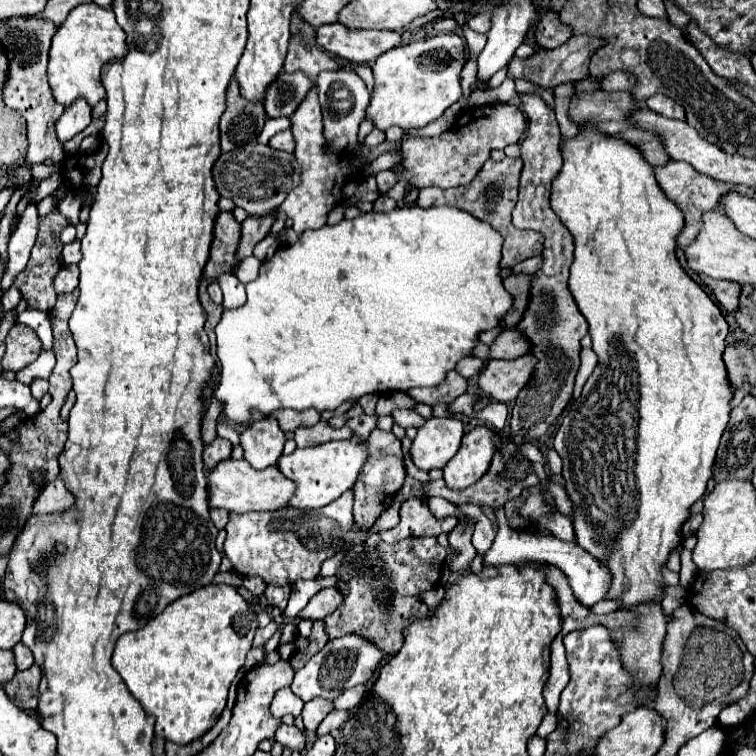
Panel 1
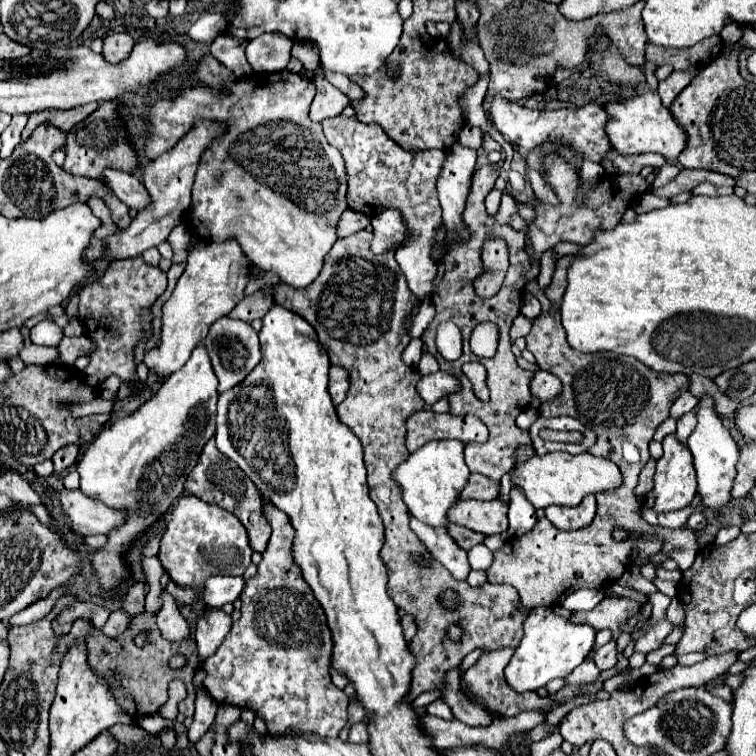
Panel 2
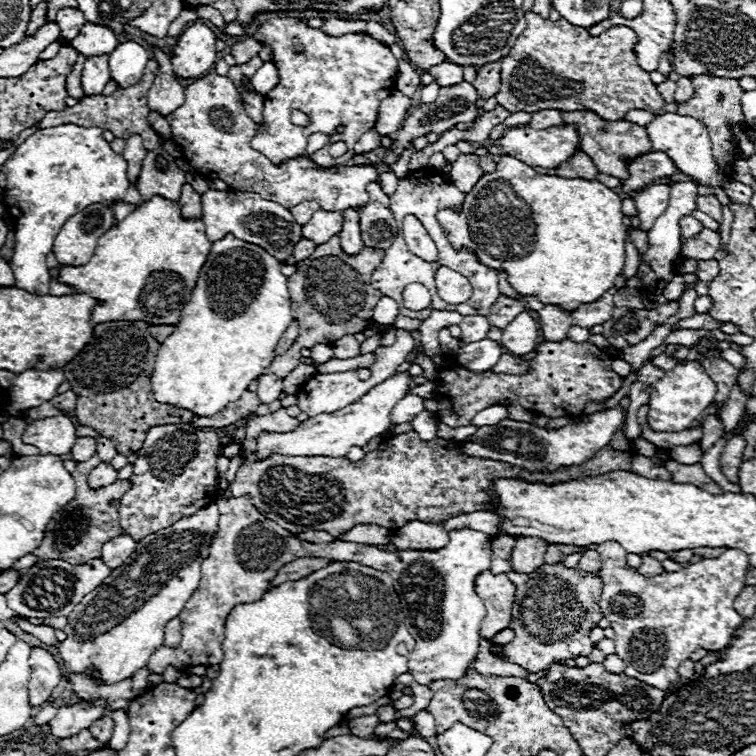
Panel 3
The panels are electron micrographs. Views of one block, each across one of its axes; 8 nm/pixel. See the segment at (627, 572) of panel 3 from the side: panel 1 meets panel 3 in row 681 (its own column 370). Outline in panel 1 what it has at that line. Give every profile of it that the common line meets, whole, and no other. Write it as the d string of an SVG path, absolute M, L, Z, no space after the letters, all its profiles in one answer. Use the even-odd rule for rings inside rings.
M346 634L342 638L334 638L316 656L312 656L304 668L296 672L294 682L292 682L292 692L300 696L304 702L316 696L336 700L336 696L340 696L342 690L368 682L384 658L386 658L384 652L378 650L372 642L368 642L368 638L364 636Z

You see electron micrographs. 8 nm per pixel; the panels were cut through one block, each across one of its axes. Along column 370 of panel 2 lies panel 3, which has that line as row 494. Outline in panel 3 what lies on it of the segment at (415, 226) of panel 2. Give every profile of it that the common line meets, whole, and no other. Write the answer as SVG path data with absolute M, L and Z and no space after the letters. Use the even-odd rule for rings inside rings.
M168 424L150 428L144 440L142 450L134 462L134 472L130 476L130 490L120 500L120 528L122 532L134 536L136 540L154 534L162 528L172 526L180 518L196 514L200 508L206 508L216 500L218 492L218 472L216 458L220 450L220 436L216 432L202 432L192 424Z

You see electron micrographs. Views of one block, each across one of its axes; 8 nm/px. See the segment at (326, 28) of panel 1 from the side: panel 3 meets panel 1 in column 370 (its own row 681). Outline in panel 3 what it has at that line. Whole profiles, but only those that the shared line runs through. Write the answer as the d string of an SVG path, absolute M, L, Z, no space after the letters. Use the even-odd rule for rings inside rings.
M38 646L32 648L30 666L32 666L32 678L28 684L30 704L40 706L50 698L52 690L60 684L62 670L56 658L46 648L38 648Z

